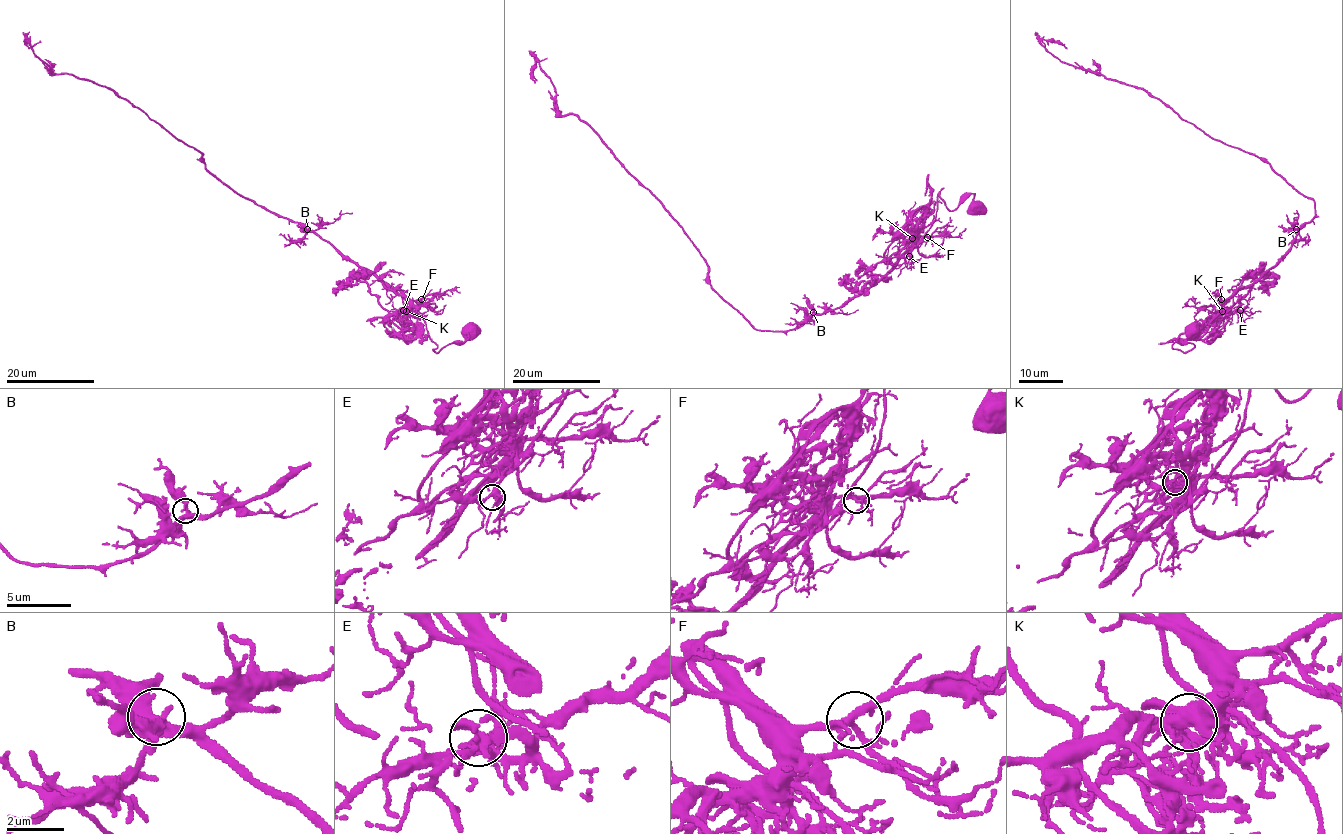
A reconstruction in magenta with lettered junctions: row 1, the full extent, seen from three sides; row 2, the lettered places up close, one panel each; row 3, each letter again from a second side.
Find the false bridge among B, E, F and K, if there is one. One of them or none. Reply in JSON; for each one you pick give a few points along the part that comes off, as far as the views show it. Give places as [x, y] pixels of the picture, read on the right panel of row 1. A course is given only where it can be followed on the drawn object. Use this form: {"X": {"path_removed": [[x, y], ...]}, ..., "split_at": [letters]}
{"K": {"path_removed": [[1222, 311], [1195, 331], [1207, 329], [1249, 291], [1257, 272], [1275, 277], [1263, 290], [1269, 296]]}, "split_at": ["K"]}

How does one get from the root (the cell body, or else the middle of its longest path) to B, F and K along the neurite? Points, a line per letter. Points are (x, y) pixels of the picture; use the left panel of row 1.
B: (470, 331), (461, 344), (450, 343), (436, 352), (426, 322), (404, 304), (394, 288), (307, 229)
F: (470, 331), (461, 344), (450, 343), (436, 352), (426, 322), (412, 309), (413, 302), (421, 299)
K: (470, 331), (461, 344), (450, 343), (436, 352), (426, 322), (413, 310), (406, 311)

